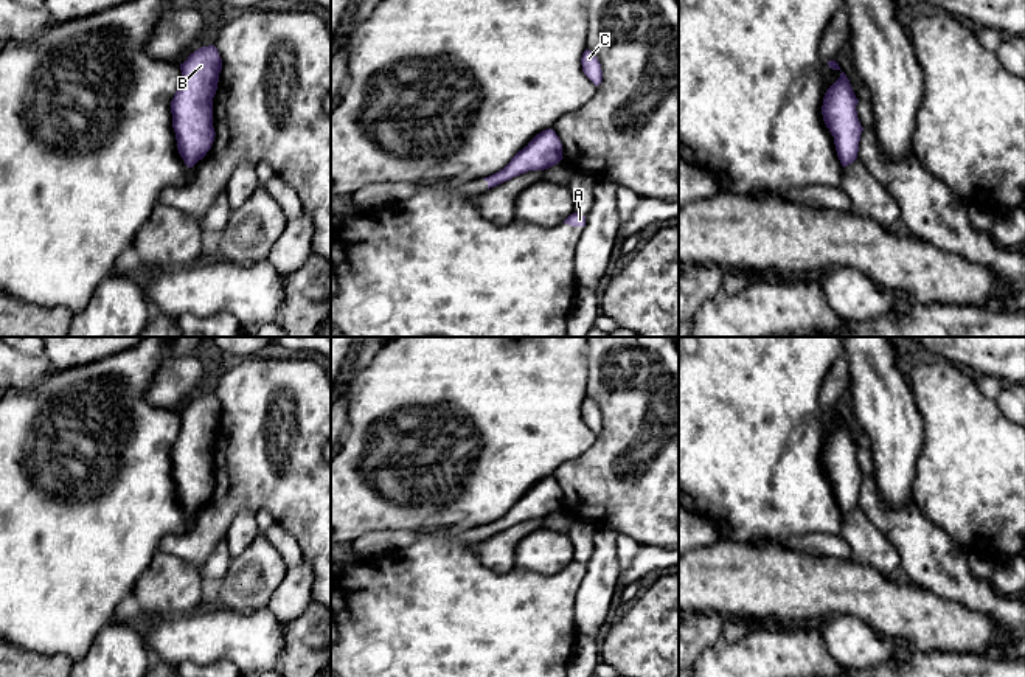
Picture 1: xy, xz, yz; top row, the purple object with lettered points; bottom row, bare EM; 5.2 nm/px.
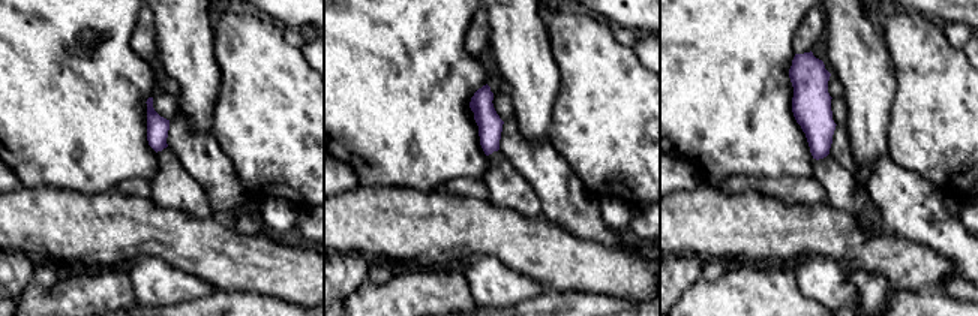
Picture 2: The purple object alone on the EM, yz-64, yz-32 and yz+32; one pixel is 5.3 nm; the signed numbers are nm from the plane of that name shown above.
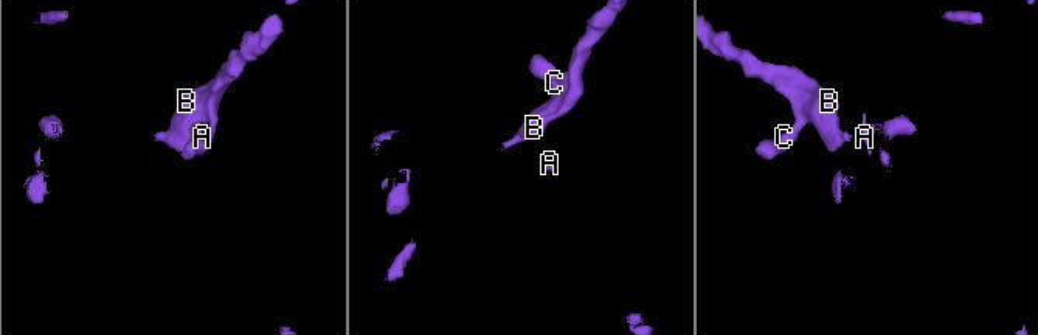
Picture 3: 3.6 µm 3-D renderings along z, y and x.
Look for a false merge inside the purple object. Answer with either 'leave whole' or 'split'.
split

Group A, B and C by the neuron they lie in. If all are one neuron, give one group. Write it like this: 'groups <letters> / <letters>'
groups A / B C

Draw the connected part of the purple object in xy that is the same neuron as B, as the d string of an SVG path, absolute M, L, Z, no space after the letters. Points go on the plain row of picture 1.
M214 393L202 394L180 411L182 427L171 449L172 475L185 489L177 494L188 516L211 497L214 489L213 446L217 438L222 407Z

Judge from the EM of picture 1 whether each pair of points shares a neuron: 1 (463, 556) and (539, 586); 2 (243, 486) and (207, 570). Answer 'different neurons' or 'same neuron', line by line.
1: same neuron
2: different neurons

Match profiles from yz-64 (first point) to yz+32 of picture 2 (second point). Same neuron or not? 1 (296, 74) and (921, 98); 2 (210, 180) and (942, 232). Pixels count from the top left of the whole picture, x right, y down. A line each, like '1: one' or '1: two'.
1: one
2: one

